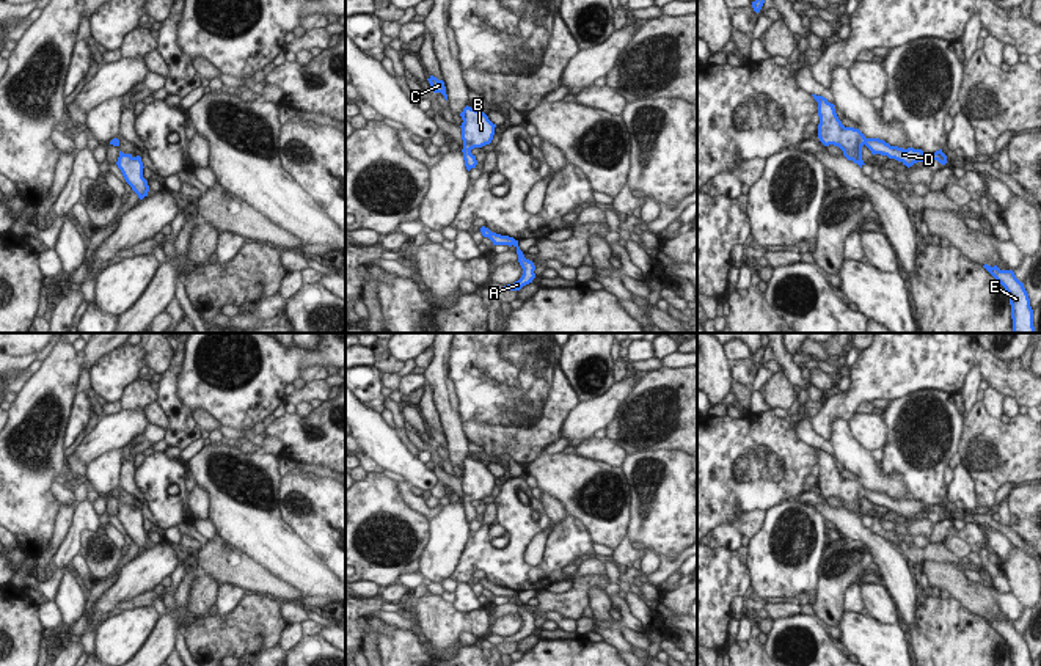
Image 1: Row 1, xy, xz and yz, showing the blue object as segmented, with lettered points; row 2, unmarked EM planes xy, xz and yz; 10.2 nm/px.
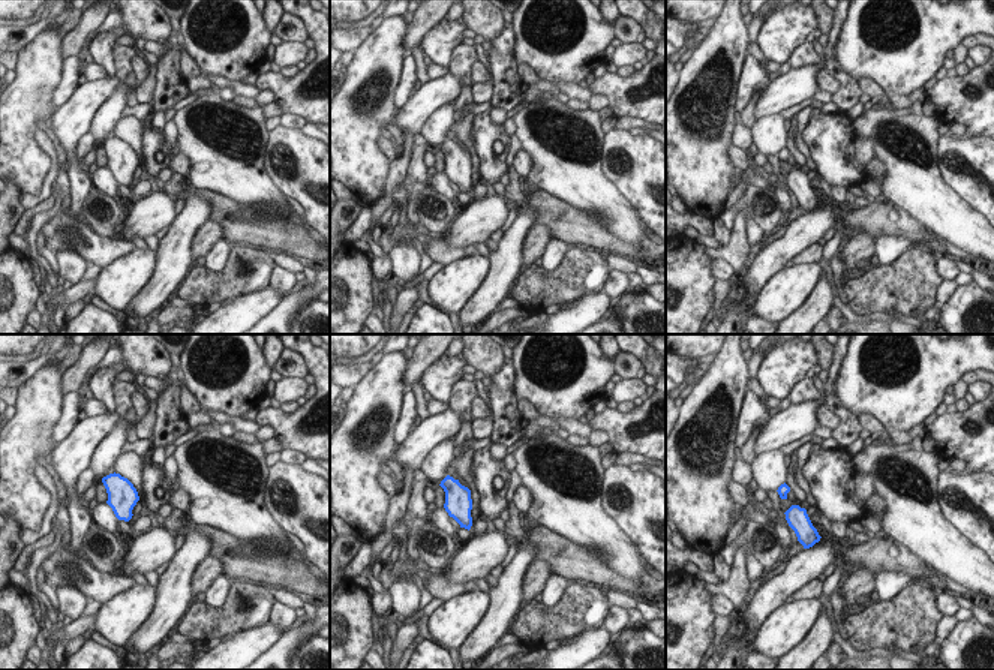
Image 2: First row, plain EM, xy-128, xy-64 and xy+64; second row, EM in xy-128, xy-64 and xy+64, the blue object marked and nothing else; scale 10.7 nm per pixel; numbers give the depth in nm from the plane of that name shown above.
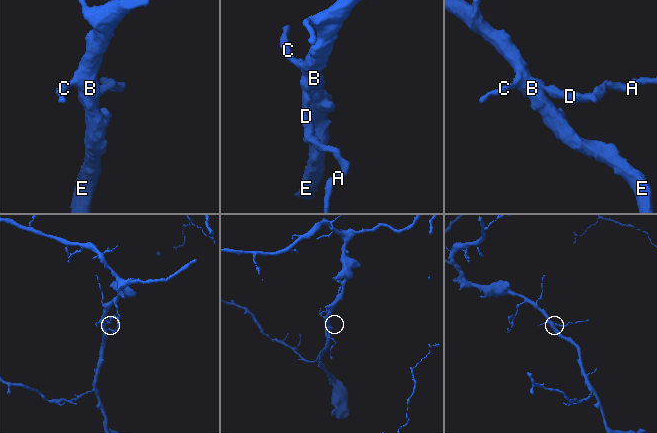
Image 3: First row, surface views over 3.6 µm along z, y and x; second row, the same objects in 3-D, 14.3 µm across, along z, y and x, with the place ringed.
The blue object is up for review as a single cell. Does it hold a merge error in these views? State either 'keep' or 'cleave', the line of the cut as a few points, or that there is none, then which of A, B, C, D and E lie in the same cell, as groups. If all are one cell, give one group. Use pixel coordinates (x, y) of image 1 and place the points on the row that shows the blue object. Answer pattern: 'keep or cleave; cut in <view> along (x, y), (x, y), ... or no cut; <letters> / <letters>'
keep; no cut; A B C D E

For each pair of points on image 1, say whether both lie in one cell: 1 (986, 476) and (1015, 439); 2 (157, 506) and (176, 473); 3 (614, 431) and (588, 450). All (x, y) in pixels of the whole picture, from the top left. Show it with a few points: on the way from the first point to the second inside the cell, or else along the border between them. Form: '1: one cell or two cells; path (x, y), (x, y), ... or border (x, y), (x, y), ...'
1: one cell; path (997, 468), (1010, 450)
2: one cell; path (157, 497), (157, 487), (167, 478)
3: two cells; border (605, 437), (609, 437), (624, 448)

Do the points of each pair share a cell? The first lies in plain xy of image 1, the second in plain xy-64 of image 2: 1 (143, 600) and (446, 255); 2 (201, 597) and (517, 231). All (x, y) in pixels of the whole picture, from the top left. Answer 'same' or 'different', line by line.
1: same
2: different

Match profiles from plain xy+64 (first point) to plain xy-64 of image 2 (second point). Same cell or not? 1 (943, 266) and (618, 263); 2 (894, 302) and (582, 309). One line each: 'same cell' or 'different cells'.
1: same cell
2: different cells

